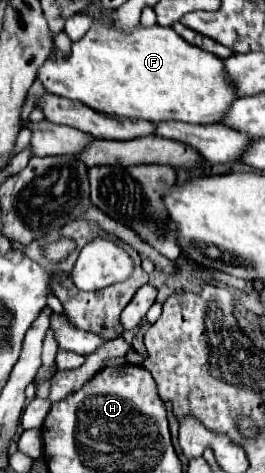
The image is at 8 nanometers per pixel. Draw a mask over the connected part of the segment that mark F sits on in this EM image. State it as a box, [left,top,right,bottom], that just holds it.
[36,16,236,124]

